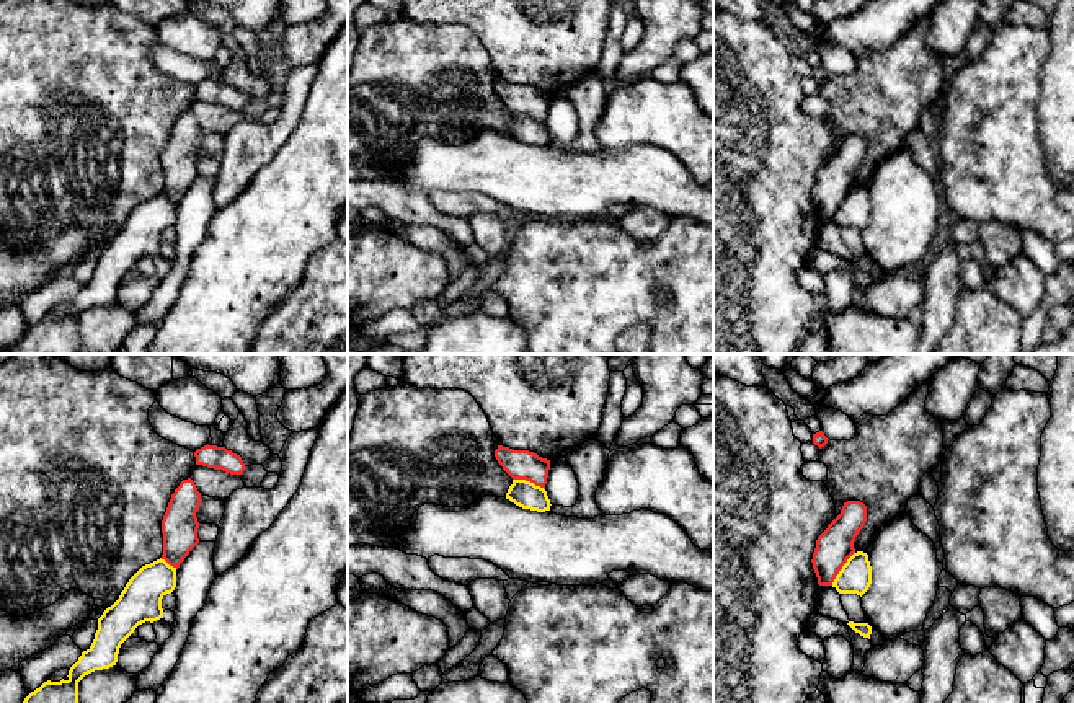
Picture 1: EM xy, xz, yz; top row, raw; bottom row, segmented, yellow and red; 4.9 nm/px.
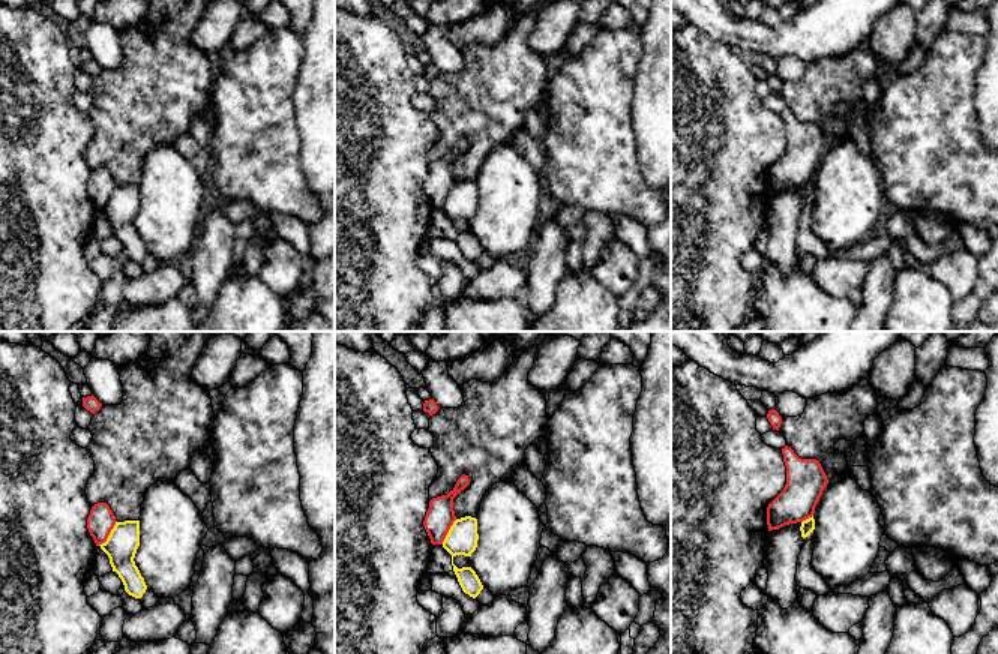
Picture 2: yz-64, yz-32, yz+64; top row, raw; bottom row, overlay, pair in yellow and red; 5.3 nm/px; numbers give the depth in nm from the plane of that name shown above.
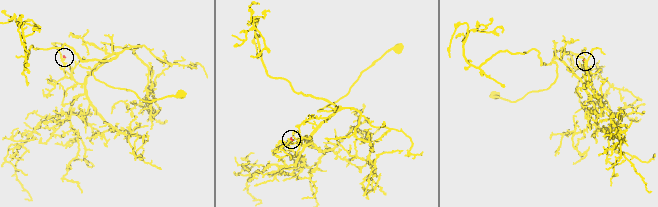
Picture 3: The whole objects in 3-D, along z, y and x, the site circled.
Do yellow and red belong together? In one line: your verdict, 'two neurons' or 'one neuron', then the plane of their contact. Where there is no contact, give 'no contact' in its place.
two neurons | yz

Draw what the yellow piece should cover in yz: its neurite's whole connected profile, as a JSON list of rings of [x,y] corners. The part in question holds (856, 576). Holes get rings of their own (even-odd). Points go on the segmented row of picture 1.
[[[863,551],[854,553],[836,576],[832,587],[839,594],[863,595],[872,584],[872,566],[868,555]]]

